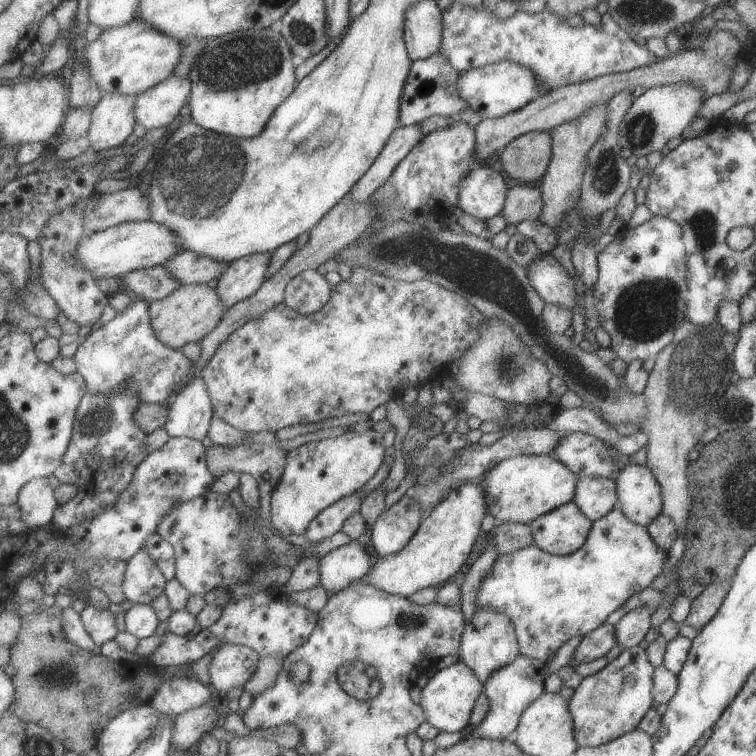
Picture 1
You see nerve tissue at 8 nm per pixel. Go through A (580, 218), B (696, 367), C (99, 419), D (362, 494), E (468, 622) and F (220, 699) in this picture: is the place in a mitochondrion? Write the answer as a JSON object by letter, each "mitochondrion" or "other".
{"A":"other","B":"mitochondrion","C":"mitochondrion","D":"other","E":"other","F":"other"}

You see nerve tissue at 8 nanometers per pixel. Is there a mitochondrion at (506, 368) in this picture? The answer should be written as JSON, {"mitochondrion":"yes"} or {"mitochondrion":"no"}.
{"mitochondrion":"yes"}

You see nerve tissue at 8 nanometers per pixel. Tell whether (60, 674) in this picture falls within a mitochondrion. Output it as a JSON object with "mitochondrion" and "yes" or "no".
{"mitochondrion":"yes"}

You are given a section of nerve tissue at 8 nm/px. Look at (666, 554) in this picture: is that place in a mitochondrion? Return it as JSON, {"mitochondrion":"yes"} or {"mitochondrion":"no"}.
{"mitochondrion":"no"}

